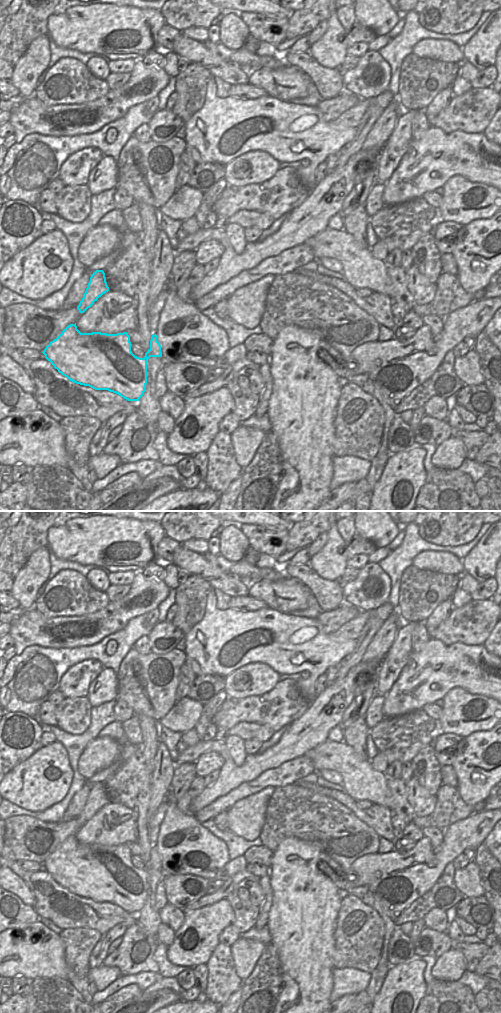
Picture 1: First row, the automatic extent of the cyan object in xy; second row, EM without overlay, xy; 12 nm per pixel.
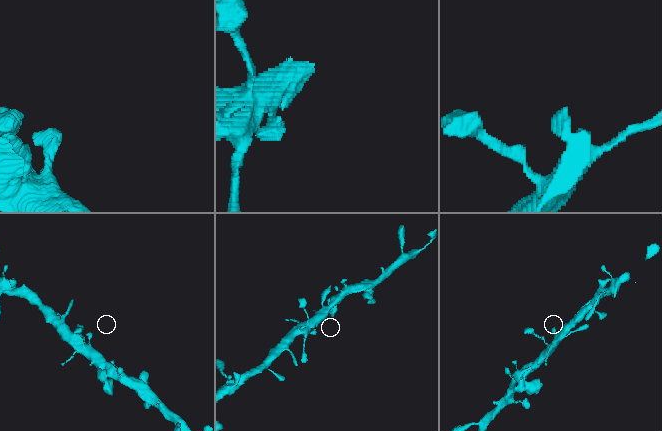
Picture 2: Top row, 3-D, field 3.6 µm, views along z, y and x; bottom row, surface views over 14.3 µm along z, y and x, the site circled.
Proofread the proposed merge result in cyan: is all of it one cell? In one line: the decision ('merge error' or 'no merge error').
no merge error

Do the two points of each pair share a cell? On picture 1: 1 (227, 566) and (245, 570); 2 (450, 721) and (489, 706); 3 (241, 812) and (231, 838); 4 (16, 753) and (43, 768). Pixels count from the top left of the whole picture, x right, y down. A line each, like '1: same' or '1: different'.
1: same
2: same
3: different
4: different

